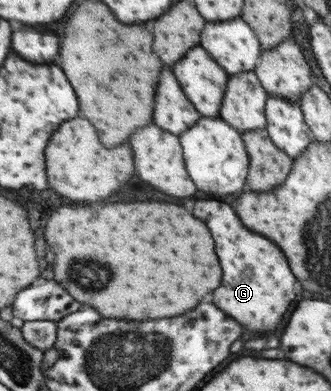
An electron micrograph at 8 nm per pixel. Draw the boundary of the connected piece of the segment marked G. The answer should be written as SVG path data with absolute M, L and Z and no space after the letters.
M195 201L195 217L203 217L215 233L215 245L219 245L219 261L223 261L223 285L215 289L213 301L231 313L235 321L243 321L249 331L271 331L281 321L283 313L295 299L295 279L287 267L283 253L257 233L245 229L233 209L219 201Z

